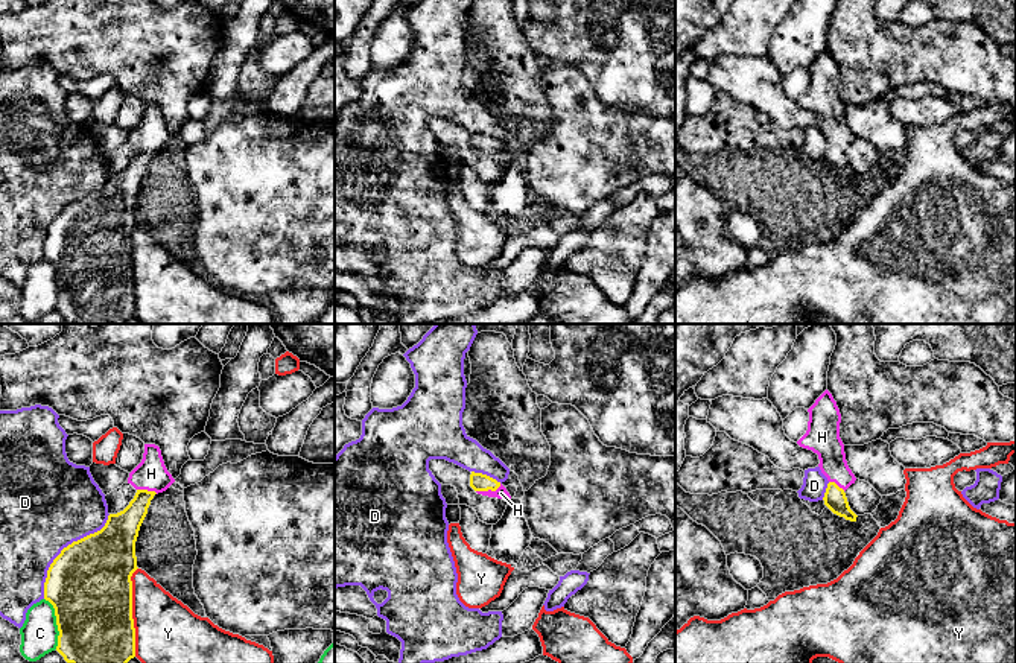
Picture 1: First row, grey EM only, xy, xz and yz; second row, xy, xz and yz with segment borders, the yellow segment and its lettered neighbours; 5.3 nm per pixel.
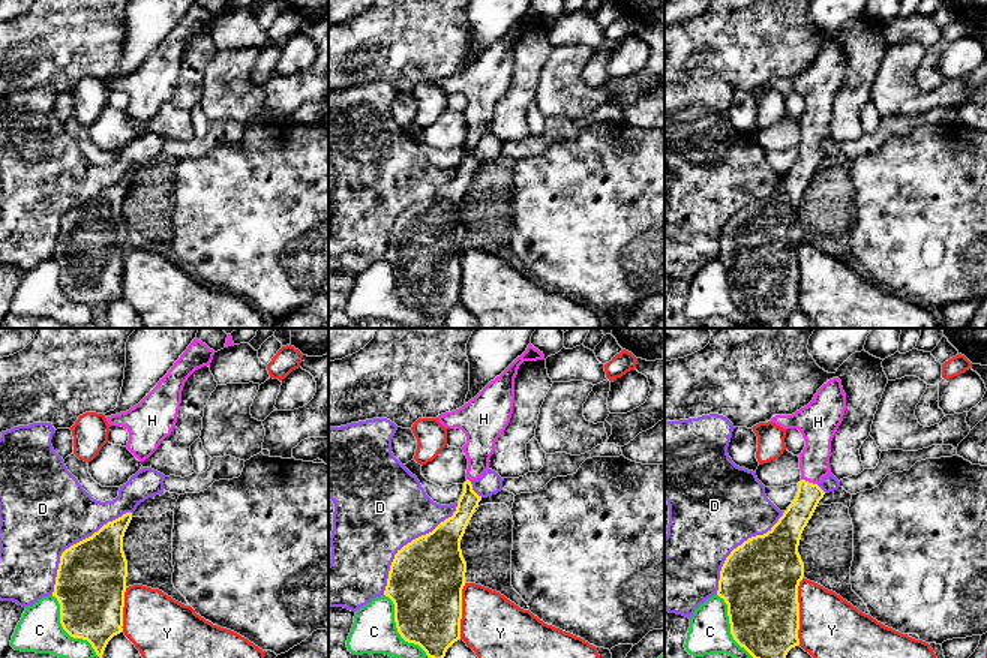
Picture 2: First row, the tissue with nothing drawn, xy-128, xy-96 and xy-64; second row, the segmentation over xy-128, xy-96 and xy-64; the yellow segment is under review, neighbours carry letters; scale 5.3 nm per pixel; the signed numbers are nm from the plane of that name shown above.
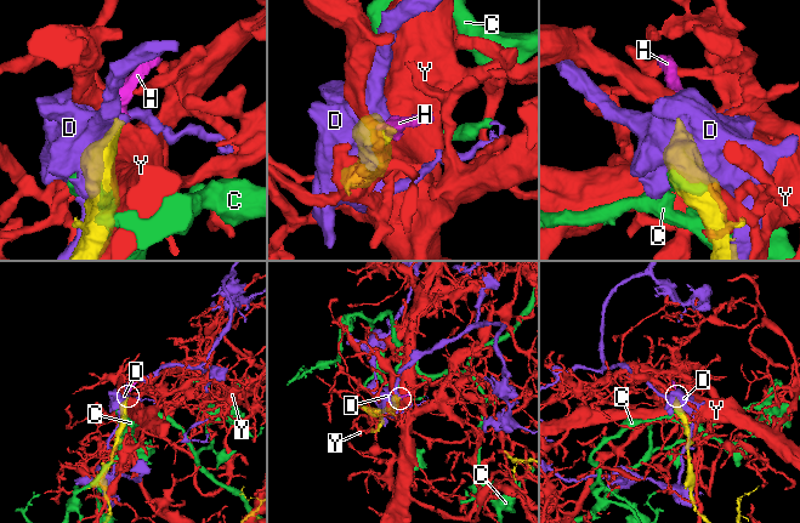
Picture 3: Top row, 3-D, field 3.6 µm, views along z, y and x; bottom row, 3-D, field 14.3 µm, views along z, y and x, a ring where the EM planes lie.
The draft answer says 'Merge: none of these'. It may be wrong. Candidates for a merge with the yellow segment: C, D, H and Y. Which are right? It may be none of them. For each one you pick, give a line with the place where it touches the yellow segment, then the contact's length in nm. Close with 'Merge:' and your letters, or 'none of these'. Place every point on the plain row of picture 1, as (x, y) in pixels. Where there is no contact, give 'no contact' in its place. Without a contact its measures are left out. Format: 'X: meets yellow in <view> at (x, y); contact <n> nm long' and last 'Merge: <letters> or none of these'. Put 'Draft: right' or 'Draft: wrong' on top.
Draft: wrong
H: meets yellow in xz at (488, 148); contact 140 nm long
Merge: H

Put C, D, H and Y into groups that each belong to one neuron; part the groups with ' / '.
C / D / H / Y

